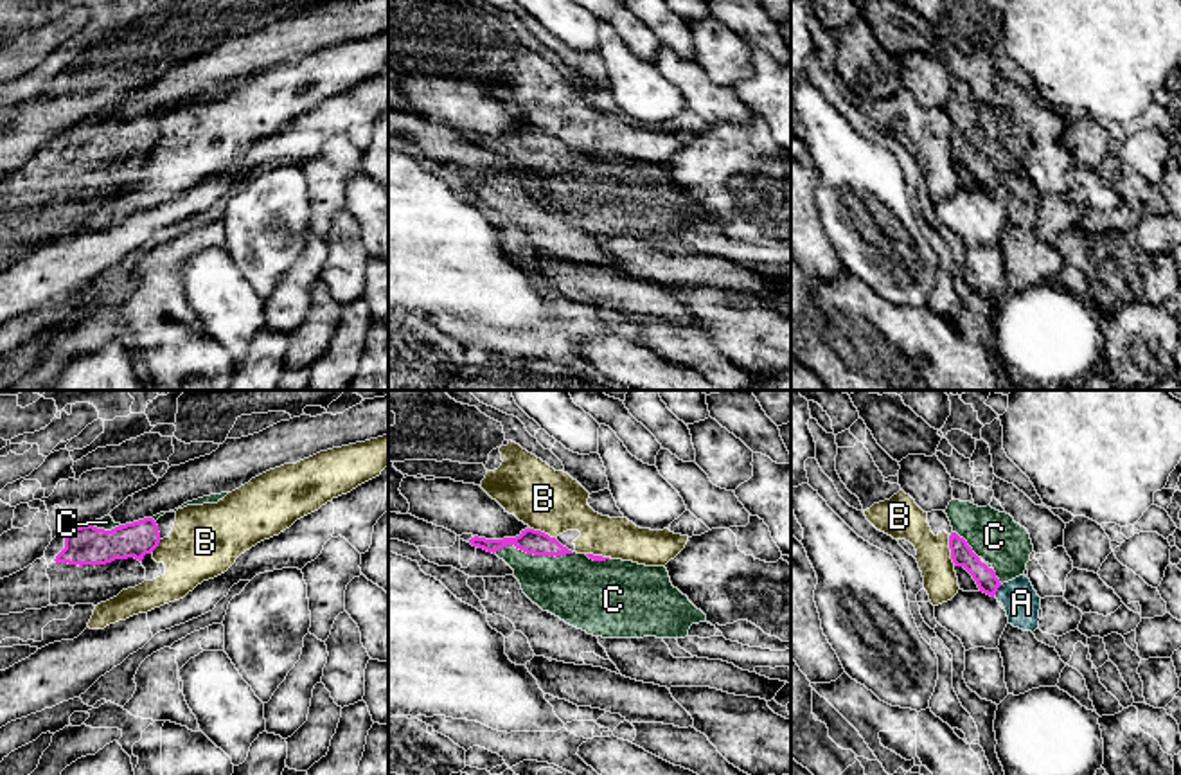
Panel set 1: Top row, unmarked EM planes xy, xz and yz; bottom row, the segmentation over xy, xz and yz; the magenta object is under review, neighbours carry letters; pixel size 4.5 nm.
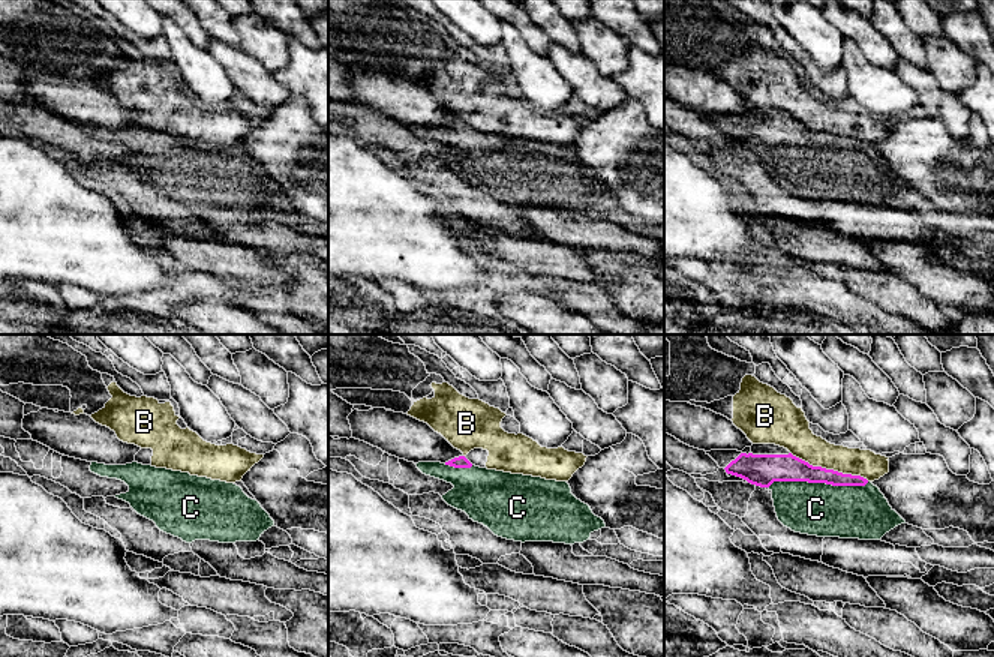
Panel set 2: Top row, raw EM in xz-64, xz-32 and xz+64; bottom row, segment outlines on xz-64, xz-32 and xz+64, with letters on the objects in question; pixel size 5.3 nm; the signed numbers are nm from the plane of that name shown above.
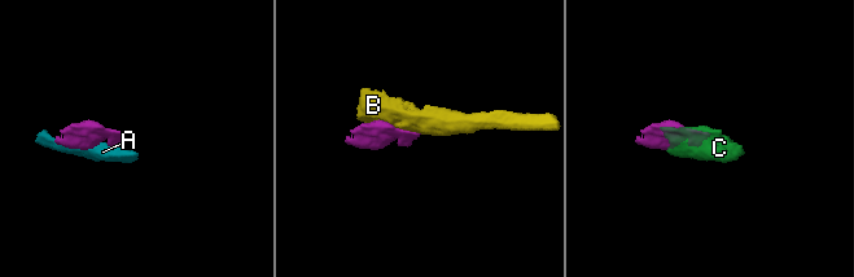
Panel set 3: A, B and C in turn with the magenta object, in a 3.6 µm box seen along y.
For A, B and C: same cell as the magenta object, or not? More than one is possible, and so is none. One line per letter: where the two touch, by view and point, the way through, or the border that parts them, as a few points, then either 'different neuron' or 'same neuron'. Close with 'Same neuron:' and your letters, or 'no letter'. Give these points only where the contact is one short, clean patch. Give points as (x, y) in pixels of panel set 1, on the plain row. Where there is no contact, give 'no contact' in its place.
A: yz (996, 187) | different neuron
B: yz (951, 148) | different neuron
C: xz (534, 151) | same neuron
Same neuron: C

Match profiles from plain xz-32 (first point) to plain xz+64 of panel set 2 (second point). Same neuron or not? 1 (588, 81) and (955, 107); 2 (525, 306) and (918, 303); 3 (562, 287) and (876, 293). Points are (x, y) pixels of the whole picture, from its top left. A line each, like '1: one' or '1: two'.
1: one
2: two
3: one

